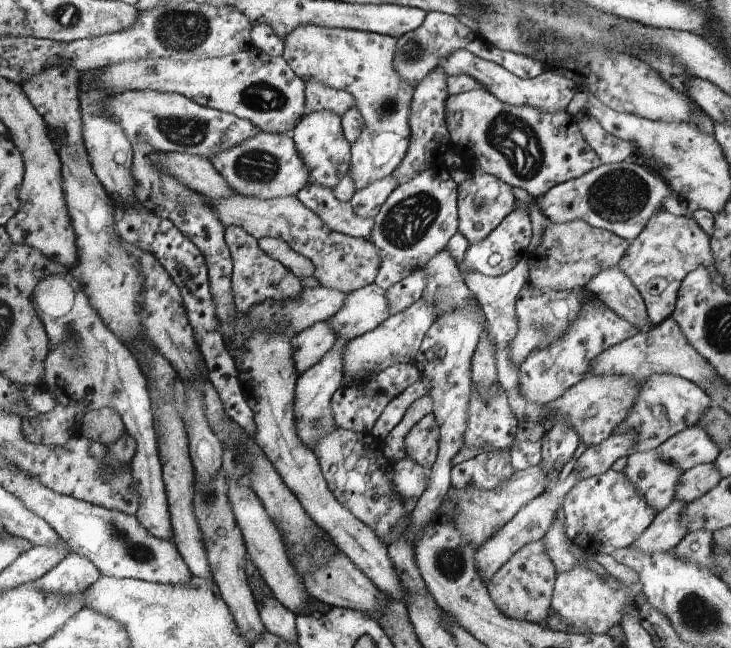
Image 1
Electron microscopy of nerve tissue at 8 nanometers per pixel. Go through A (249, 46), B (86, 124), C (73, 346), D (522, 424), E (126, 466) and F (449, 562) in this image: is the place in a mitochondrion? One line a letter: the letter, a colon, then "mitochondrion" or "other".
A: other
B: other
C: mitochondrion
D: other
E: other
F: mitochondrion

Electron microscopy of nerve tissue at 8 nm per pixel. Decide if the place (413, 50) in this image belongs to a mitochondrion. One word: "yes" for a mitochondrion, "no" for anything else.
yes

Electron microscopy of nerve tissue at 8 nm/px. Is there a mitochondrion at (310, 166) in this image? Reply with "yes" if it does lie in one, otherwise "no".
no

